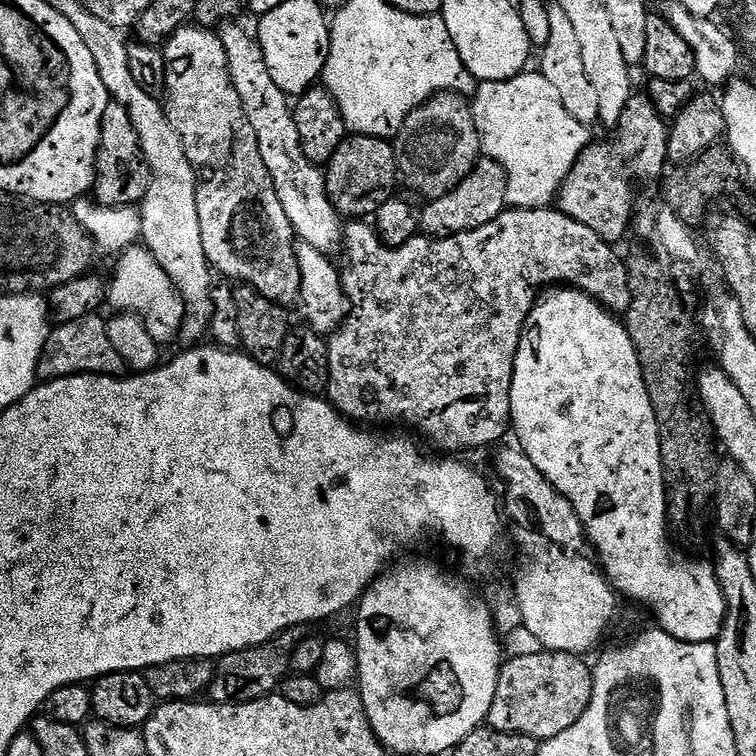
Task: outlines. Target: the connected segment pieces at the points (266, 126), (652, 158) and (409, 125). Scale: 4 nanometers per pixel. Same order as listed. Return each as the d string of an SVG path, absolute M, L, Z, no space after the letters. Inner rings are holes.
M228 22L219 29L219 34L226 50L232 85L234 90L238 90L238 98L246 110L246 118L250 118L250 126L254 126L258 150L262 150L262 162L266 162L266 170L270 170L278 202L282 202L286 218L290 218L292 229L303 243L329 254L335 253L335 248L337 251L342 244L342 217L328 200L324 172L306 158L302 138L298 138L298 126L292 117L290 96L280 90L271 78L262 46L251 31L248 33L236 22Z
M634 94L630 102L626 102L626 110L615 129L616 141L613 144L589 144L578 162L574 162L570 174L566 174L558 197L560 211L582 222L582 226L590 226L590 230L594 230L594 234L606 243L619 245L619 240L630 232L634 224L632 192L628 189L628 175L632 168L628 160L640 160L640 172L644 176L663 177L664 167L670 164L669 131L665 117L658 114L651 98L646 94Z
M452 90L436 93L406 118L394 137L394 147L396 170L403 187L405 184L410 191L424 196L425 201L450 194L450 190L476 169L476 162L482 156L480 131L472 117L472 104Z

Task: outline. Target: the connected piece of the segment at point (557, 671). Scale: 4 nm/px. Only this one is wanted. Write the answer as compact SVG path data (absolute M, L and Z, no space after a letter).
M535 651L503 661L486 724L499 732L520 732L543 742L562 734L562 730L570 730L586 714L592 701L593 679L592 668L583 655Z

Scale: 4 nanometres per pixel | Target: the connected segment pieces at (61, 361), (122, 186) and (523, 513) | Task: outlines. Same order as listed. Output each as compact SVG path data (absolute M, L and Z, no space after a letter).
M93 314L78 318L78 322L56 324L48 333L48 341L42 350L42 358L36 367L41 381L61 380L67 376L118 376L125 371L122 354L114 350L110 342L105 317Z
M109 102L106 114L102 114L102 134L100 149L96 155L96 183L94 199L98 204L108 208L123 208L139 205L150 190L152 171L144 157L144 151L138 138L138 130L134 130L134 122L130 122L130 114L126 106Z
M515 442L509 443L509 448L501 447L500 453L496 456L496 472L504 482L504 496L502 492L502 508L516 524L520 526L534 526L535 531L540 532L550 542L554 542L559 548L569 550L580 550L585 547L586 537L584 527L578 518L578 513L574 511L574 506L570 506L570 498L562 495L553 484L548 481L530 462L530 458L522 450L522 446Z

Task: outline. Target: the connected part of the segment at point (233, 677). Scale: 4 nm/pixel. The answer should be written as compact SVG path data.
M303 627L288 628L265 644L226 654L219 661L216 676L206 691L207 699L213 704L245 704L273 695L285 676L289 675L294 649L298 647L298 642L304 640L305 635Z

